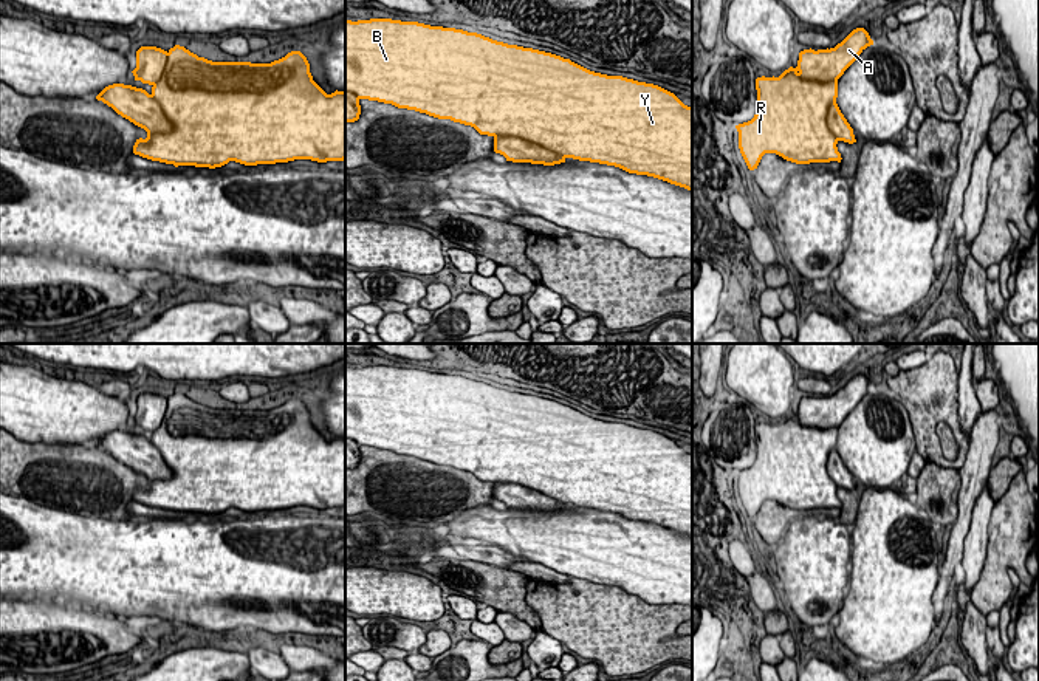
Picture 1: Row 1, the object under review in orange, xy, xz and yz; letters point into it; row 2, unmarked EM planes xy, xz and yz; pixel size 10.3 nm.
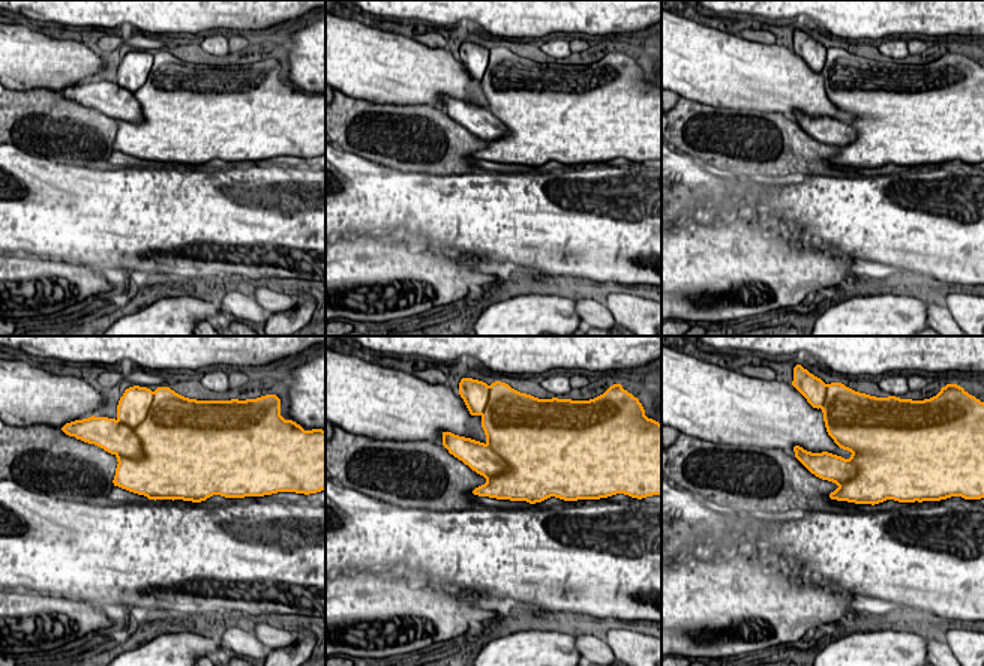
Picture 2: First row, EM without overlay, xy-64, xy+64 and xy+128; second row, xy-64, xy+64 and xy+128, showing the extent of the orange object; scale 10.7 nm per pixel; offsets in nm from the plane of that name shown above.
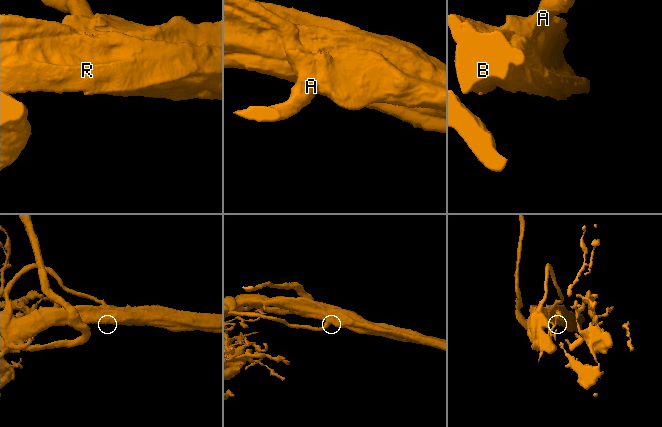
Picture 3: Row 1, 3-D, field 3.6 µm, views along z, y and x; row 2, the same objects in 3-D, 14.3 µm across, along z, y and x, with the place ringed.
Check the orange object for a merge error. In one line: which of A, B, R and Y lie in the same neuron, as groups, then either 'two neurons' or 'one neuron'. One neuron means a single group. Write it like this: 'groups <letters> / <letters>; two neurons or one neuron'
groups A / B R Y; two neurons

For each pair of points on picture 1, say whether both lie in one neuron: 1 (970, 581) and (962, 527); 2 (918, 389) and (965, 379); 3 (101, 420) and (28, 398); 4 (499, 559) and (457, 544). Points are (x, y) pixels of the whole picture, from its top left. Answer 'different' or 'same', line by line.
1: different
2: different
3: same
4: same

